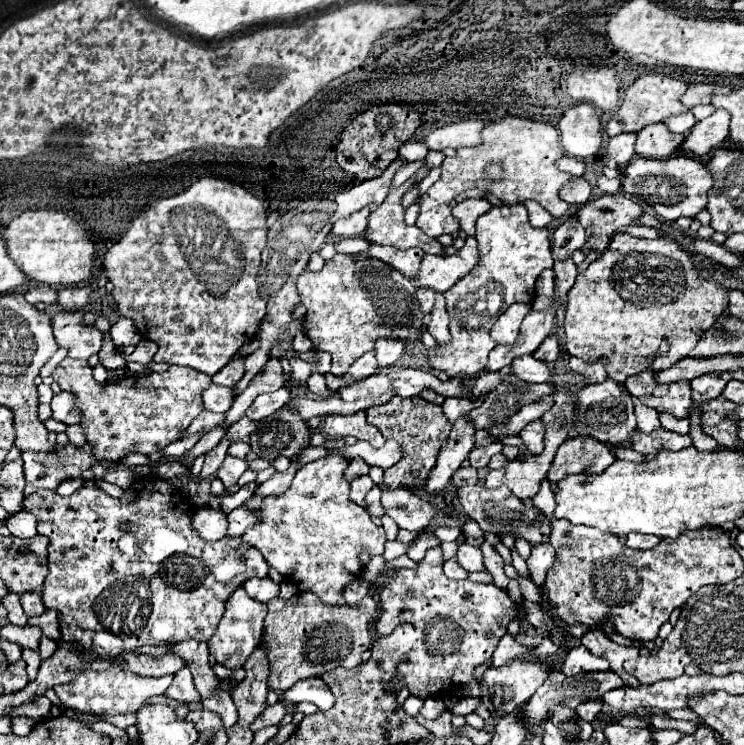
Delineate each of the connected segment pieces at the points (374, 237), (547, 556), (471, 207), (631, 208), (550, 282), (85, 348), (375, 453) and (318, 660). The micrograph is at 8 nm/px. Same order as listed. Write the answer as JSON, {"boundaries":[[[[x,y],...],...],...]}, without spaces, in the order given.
{"boundaries":[[[[420,168],[404,186],[390,192],[386,196],[386,200],[370,214],[370,222],[368,222],[368,230],[366,230],[368,240],[372,240],[376,244],[390,244],[400,250],[408,250],[412,246],[418,246],[426,254],[442,254],[442,246],[434,238],[426,236],[424,232],[420,232],[414,226],[406,226],[404,208],[400,204],[402,194],[414,182],[422,180],[426,174],[428,174],[428,170]]],[[[542,542],[538,546],[532,546],[532,554],[530,554],[530,558],[526,562],[528,562],[532,582],[542,584],[550,564],[554,564],[554,548],[552,548],[552,544]]],[[[468,198],[468,200],[462,200],[460,204],[456,204],[452,208],[454,216],[460,220],[460,226],[468,236],[474,236],[476,218],[482,216],[482,212],[488,212],[488,210],[490,210],[490,202],[486,198]]],[[[604,194],[586,202],[578,212],[578,222],[586,228],[586,244],[582,252],[604,252],[616,230],[634,224],[644,208],[624,194]]],[[[553,269],[544,270],[535,283],[537,295],[552,297],[554,292],[554,273]]],[[[60,312],[52,318],[58,346],[66,348],[70,358],[90,358],[102,346],[102,334],[96,328],[86,328],[82,312]]],[[[358,440],[352,446],[332,448],[332,450],[328,450],[328,454],[340,454],[348,460],[354,458],[354,456],[360,456],[366,464],[382,466],[382,468],[390,468],[394,462],[400,460],[400,448],[394,440],[386,440],[386,444],[382,448],[376,448],[376,450],[366,440]]],[[[296,592],[290,600],[272,598],[264,620],[262,640],[268,646],[270,678],[268,686],[280,694],[304,678],[320,676],[336,666],[358,666],[360,654],[372,644],[372,628],[378,622],[380,608],[372,596],[366,596],[360,606],[334,608],[326,606],[312,592]]]]}

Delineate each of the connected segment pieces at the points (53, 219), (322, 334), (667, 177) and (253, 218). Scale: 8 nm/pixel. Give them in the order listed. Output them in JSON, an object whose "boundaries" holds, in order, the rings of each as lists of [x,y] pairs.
{"boundaries":[[[[28,210],[14,218],[2,238],[8,242],[8,252],[16,264],[34,280],[46,284],[74,286],[92,276],[94,240],[92,236],[66,212],[58,210]]],[[[334,254],[326,260],[324,268],[318,272],[304,270],[298,276],[298,294],[308,312],[304,316],[304,330],[314,344],[314,350],[324,350],[332,354],[332,374],[342,376],[348,372],[350,362],[358,360],[366,350],[374,348],[378,338],[398,336],[410,356],[424,350],[422,326],[414,324],[376,324],[374,320],[418,320],[420,304],[416,300],[416,286],[402,272],[378,258],[364,258],[356,254]]],[[[672,156],[666,160],[652,160],[652,158],[636,158],[624,170],[622,190],[630,196],[638,196],[646,200],[660,218],[674,222],[680,216],[694,218],[698,212],[706,208],[708,190],[712,188],[714,180],[704,162],[686,156]]],[[[206,178],[206,180],[194,182],[190,188],[182,190],[180,194],[156,200],[144,214],[140,214],[132,222],[130,230],[118,242],[114,242],[110,246],[110,250],[104,256],[104,270],[106,270],[108,280],[114,284],[112,300],[116,304],[116,312],[120,316],[132,318],[134,326],[142,332],[142,336],[148,338],[148,340],[154,340],[158,344],[158,352],[154,354],[156,362],[164,360],[168,364],[190,366],[190,368],[196,368],[196,370],[212,376],[212,374],[216,374],[218,370],[222,370],[230,362],[230,358],[238,352],[238,348],[246,340],[252,340],[258,334],[260,322],[266,316],[266,300],[260,298],[260,294],[258,294],[256,274],[258,274],[258,268],[260,268],[260,254],[262,254],[262,250],[266,246],[266,232],[268,232],[266,210],[264,210],[262,202],[258,198],[254,198],[242,186],[236,186],[236,184],[230,184],[226,180],[218,180],[218,178]]]]}

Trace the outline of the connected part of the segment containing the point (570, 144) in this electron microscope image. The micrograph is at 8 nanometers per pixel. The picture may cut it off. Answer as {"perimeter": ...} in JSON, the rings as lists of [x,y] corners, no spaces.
{"perimeter":[[[574,104],[558,122],[564,150],[574,158],[588,158],[600,150],[600,112],[592,104]]]}

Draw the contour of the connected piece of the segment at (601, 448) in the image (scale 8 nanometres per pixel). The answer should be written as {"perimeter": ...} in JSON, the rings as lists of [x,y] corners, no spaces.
{"perimeter":[[[590,436],[568,438],[556,452],[548,480],[554,484],[566,476],[602,474],[616,460],[612,448]]]}

